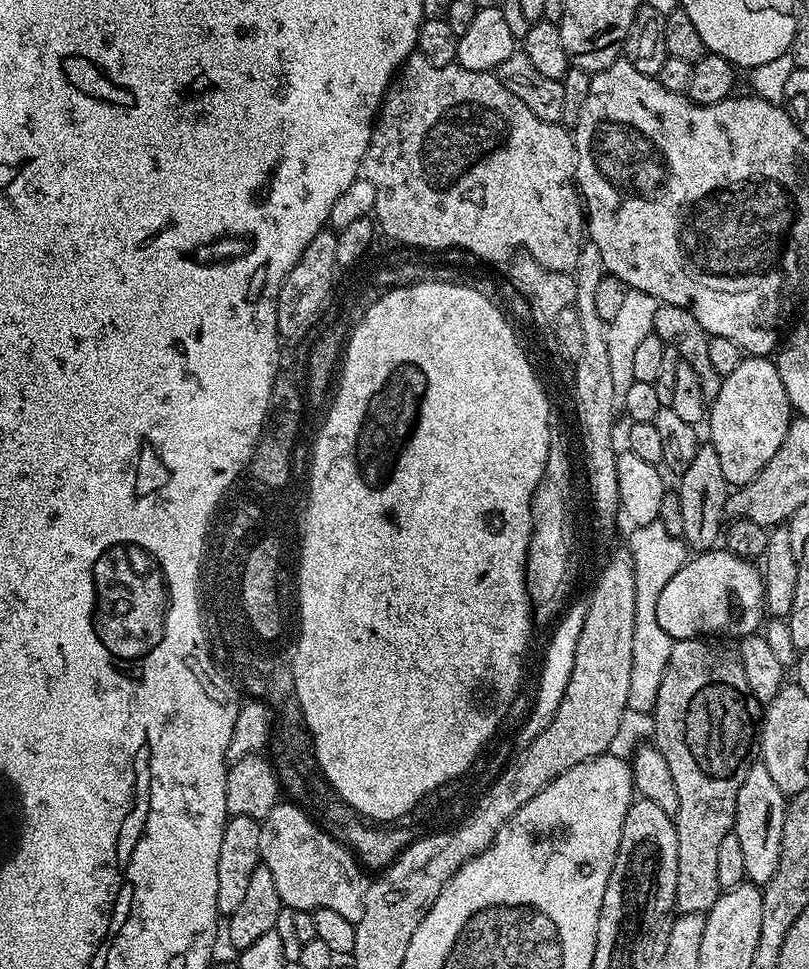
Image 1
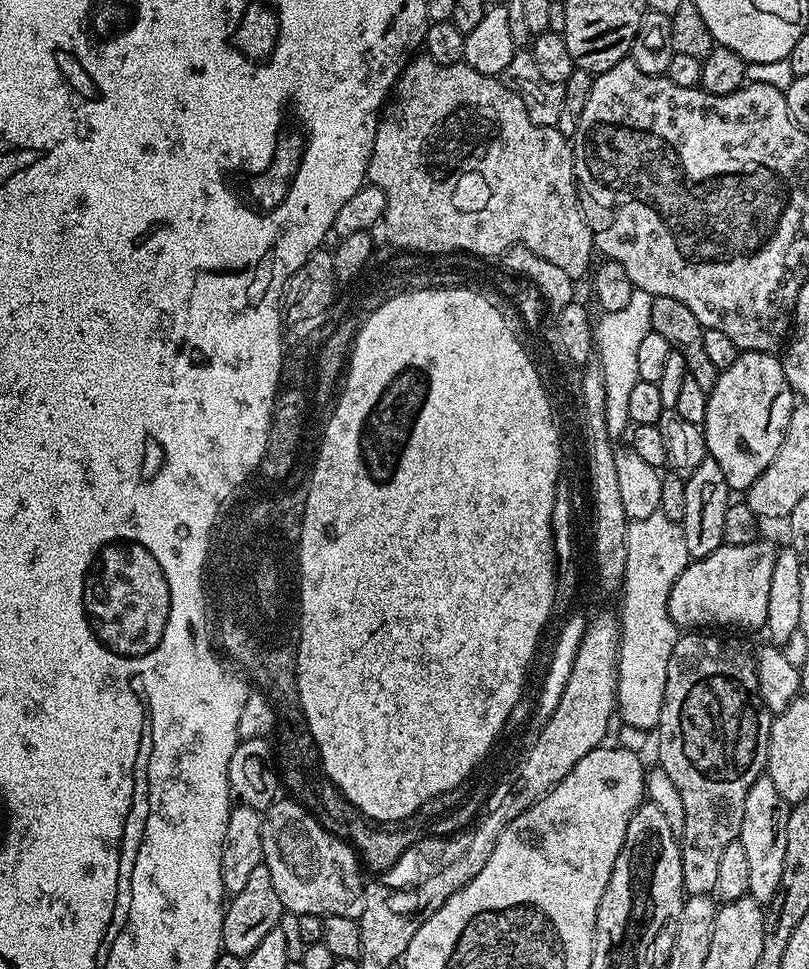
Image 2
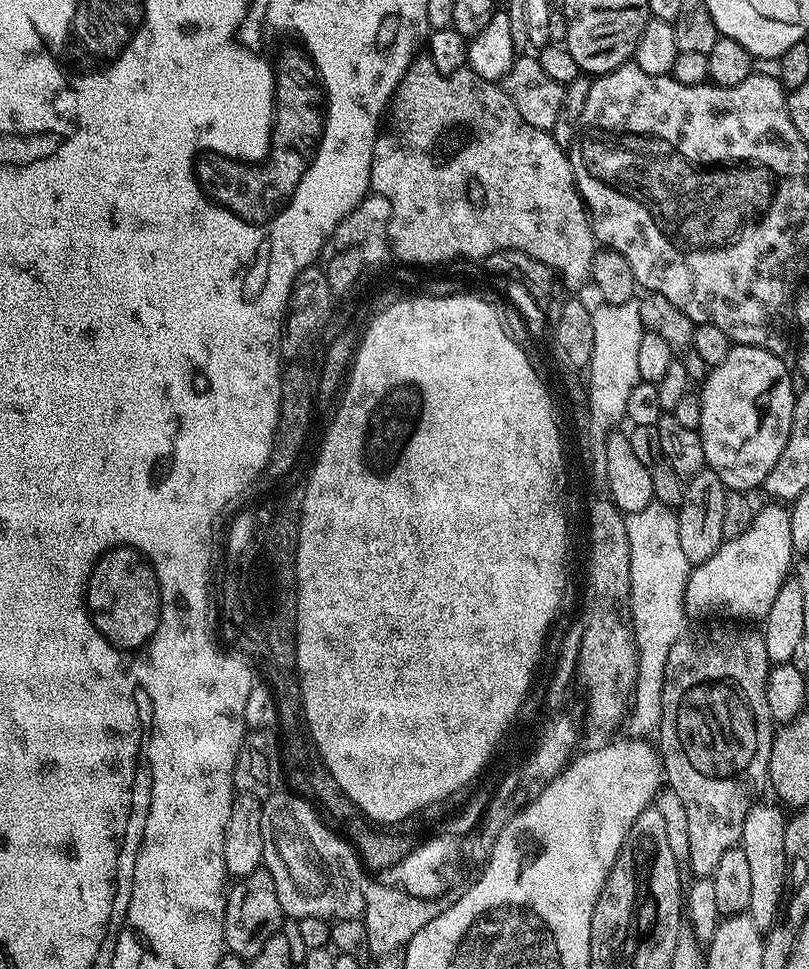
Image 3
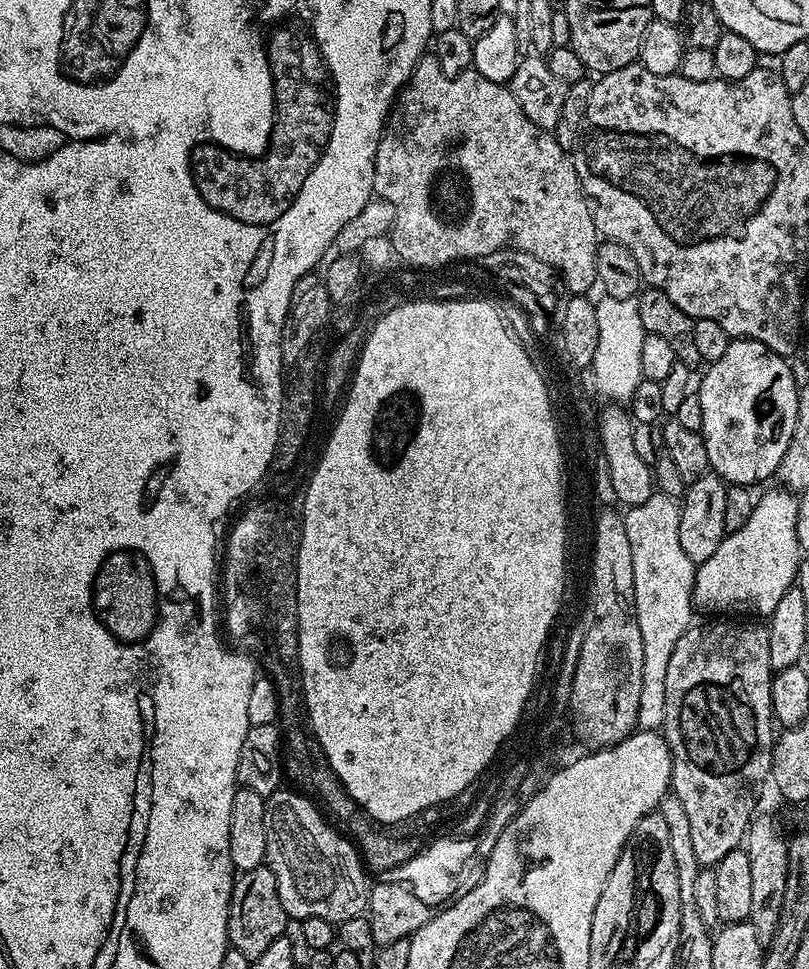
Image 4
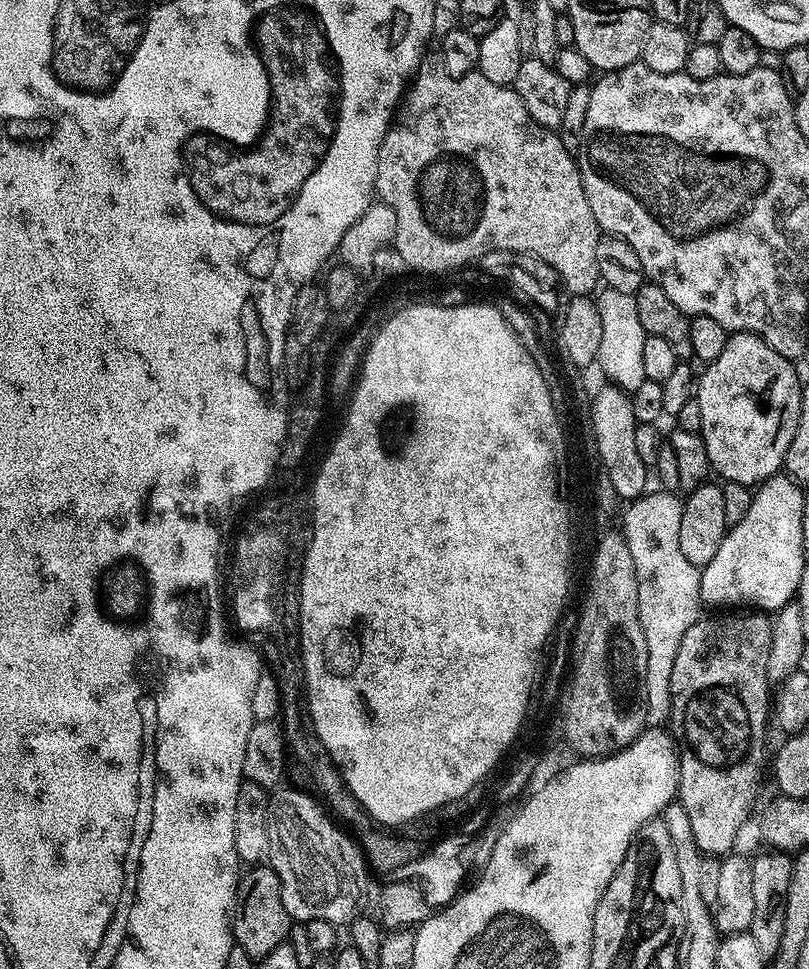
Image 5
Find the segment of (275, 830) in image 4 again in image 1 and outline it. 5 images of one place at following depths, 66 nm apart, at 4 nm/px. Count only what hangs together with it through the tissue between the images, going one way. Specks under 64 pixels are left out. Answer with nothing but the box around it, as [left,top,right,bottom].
[260,802,369,924]

